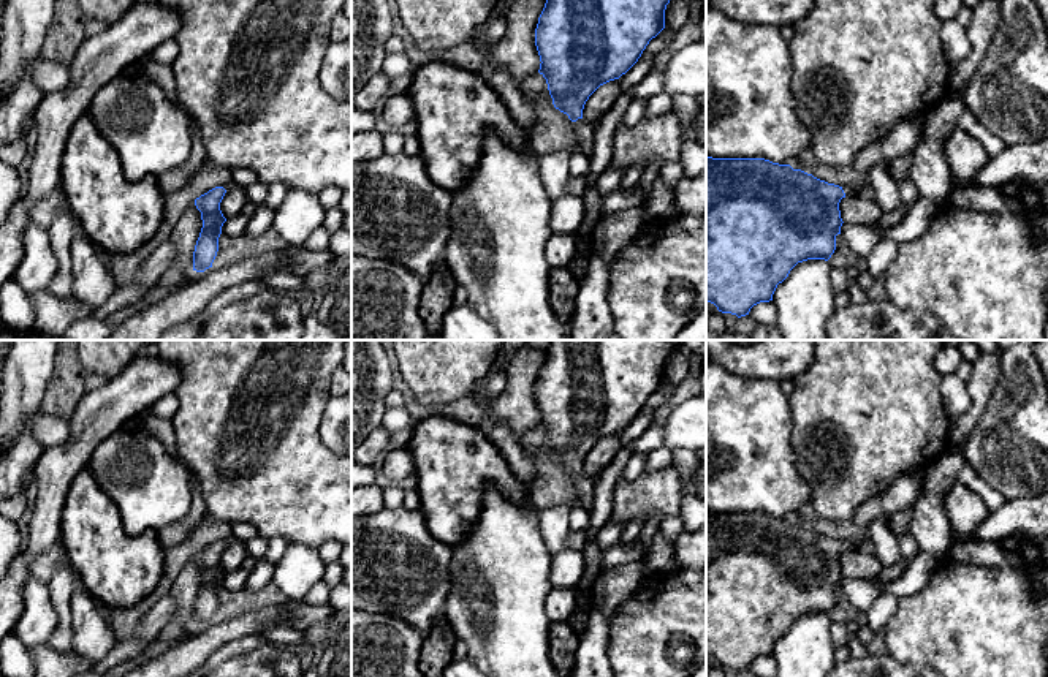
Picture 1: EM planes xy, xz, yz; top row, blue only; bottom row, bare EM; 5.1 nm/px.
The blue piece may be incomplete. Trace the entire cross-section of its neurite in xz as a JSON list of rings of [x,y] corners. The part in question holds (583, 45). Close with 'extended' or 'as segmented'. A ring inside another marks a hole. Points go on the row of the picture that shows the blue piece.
[[[546,0],[535,28],[538,73],[546,79],[552,104],[575,123],[576,142],[590,157],[594,127],[583,120],[589,96],[603,84],[619,79],[641,57],[652,38],[665,28],[670,0]]]; extended

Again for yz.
[[[706,157],[706,302],[722,313],[746,316],[754,305],[773,301],[777,285],[798,263],[828,261],[844,223],[839,202],[850,195],[858,195],[858,190],[828,183],[790,165],[765,158]]]; extended

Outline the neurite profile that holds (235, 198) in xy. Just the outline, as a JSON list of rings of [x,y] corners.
[[[230,183],[222,202],[220,210],[225,218],[234,217],[236,214],[242,212],[242,207],[247,202],[245,188]]]

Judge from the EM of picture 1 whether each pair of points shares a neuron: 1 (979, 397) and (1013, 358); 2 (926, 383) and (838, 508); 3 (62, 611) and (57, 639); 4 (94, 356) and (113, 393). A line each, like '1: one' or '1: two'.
1: two
2: one
3: one
4: two

